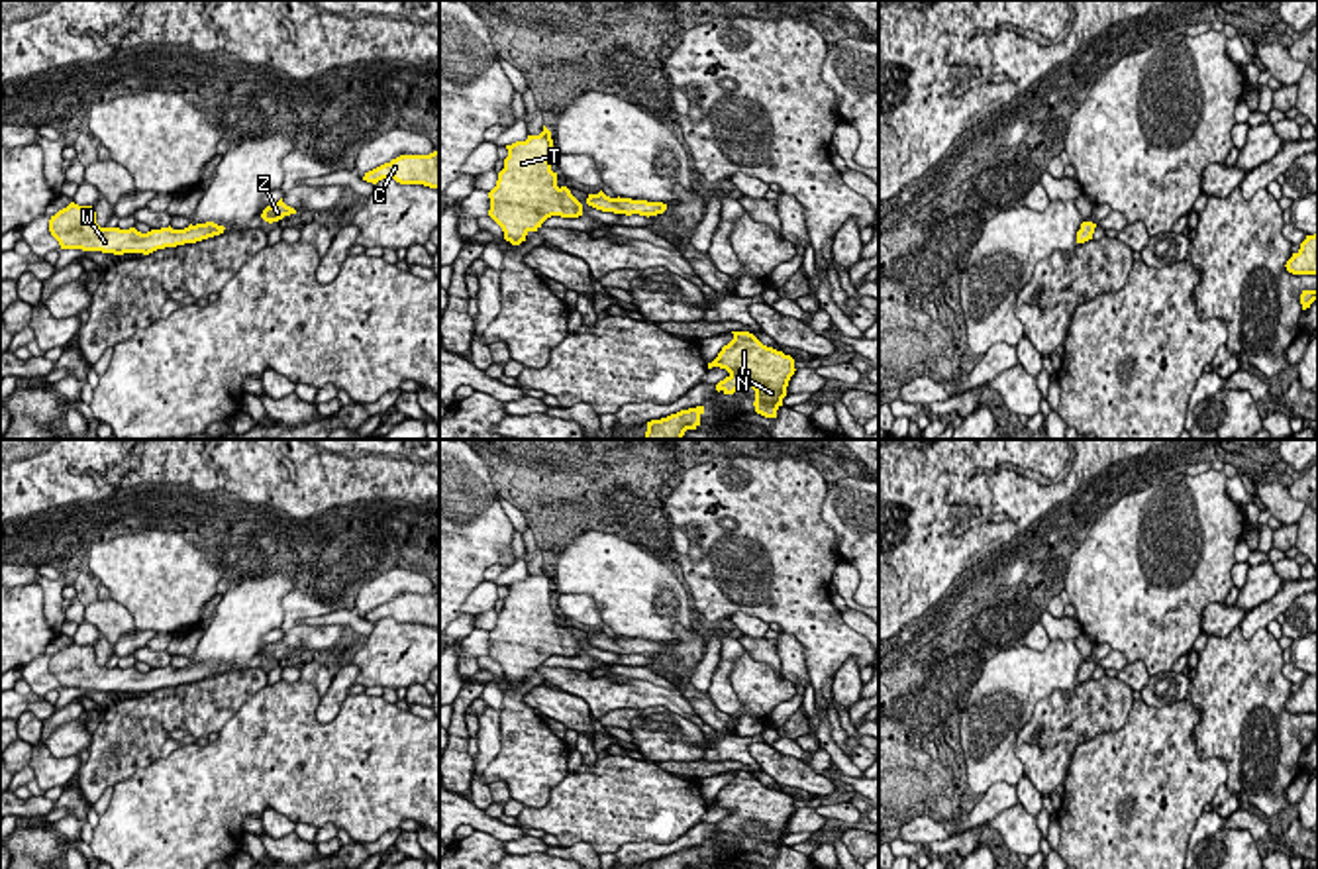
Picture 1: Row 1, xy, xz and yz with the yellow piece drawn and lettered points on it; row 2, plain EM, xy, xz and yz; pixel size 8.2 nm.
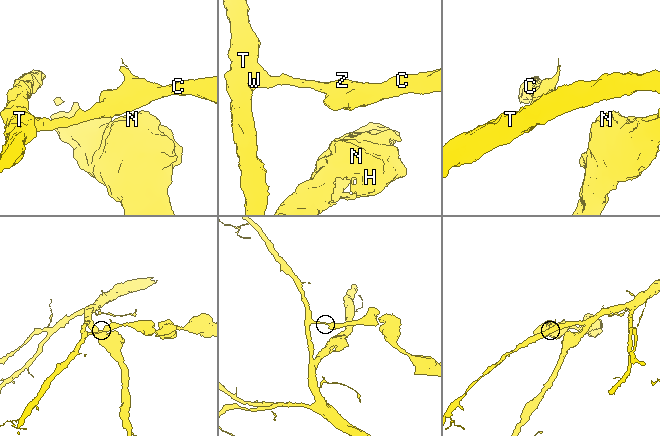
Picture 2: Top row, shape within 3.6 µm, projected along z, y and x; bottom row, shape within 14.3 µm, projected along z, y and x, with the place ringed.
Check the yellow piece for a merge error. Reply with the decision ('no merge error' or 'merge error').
merge error

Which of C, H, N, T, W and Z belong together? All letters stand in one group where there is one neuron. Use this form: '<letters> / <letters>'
C Z / H N T W

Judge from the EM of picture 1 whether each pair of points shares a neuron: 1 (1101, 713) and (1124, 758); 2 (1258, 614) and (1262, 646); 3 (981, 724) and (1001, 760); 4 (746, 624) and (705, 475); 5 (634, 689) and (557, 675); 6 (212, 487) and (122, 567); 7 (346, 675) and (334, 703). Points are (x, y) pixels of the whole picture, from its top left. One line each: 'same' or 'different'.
1: different
2: different
3: same
4: different
5: same
6: different
7: same

